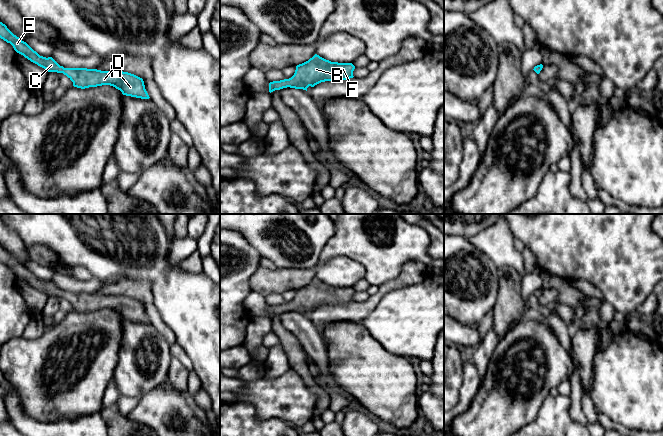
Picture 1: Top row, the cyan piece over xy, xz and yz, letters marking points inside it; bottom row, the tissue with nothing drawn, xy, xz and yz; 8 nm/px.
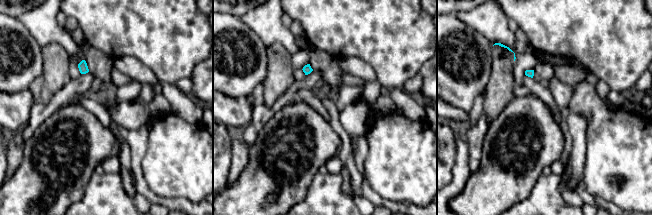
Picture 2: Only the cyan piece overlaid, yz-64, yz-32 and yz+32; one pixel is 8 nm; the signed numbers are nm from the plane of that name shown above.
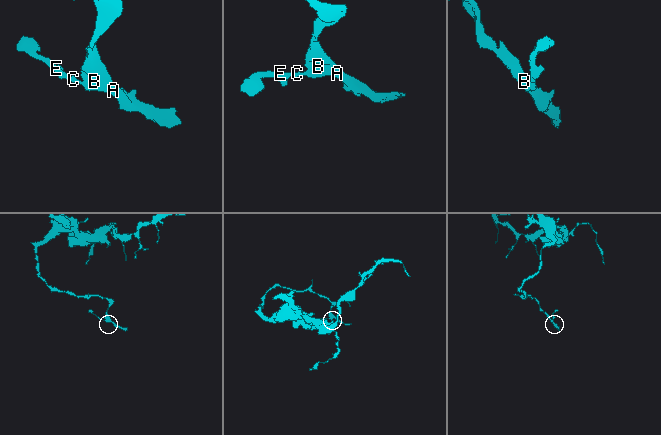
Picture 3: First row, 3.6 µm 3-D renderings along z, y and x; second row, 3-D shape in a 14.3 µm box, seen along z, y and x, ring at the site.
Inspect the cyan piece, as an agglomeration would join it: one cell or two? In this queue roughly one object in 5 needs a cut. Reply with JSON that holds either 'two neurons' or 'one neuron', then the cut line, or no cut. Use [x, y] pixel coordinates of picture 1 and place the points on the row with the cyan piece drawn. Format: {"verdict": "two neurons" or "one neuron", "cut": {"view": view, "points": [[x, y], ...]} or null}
{"verdict": "one neuron", "cut": null}

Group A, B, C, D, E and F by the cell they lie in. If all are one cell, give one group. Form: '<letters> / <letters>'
A B C D E F

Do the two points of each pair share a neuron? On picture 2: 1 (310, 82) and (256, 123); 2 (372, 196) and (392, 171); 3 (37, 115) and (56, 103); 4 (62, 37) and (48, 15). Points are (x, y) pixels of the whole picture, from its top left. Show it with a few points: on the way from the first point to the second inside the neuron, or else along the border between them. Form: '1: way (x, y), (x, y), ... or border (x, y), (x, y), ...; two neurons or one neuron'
1: way (297, 86), (269, 112); one neuron
2: border (363, 172), (364, 179), (377, 193), (397, 201); two neurons
3: way (42, 111), (51, 106); one neuron
4: way (57, 32), (48, 23), (48, 20); one neuron

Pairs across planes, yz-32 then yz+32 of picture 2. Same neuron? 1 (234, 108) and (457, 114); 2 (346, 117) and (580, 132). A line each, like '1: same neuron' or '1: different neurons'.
1: same neuron
2: same neuron

